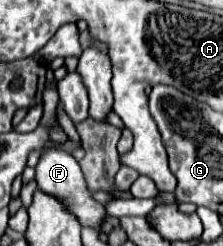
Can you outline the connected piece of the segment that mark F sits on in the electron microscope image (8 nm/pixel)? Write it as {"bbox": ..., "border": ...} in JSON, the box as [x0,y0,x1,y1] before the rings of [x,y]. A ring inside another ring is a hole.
{"bbox":[35,144,105,230],"border":[[[55,144],[45,146],[41,152],[41,158],[37,162],[37,168],[35,168],[35,180],[37,180],[39,190],[53,194],[65,202],[69,206],[69,210],[79,218],[81,226],[91,226],[91,228],[99,230],[99,224],[105,218],[105,208],[91,198],[91,192],[87,190],[79,162],[69,152],[65,152],[61,146],[55,146]]]}

